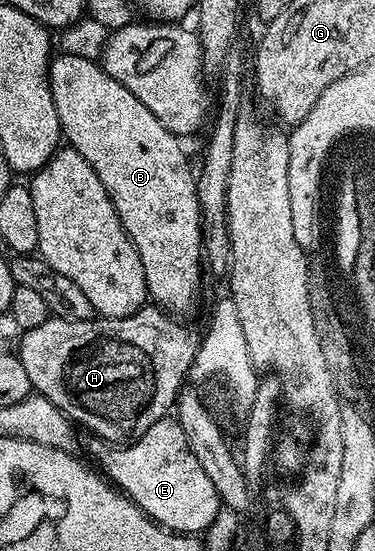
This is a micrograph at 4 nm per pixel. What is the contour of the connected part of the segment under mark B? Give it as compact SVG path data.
M74 54L53 55L48 66L48 81L54 98L54 110L58 110L58 122L63 139L78 154L82 154L82 158L86 162L90 162L94 174L98 174L98 182L102 182L102 186L106 186L106 194L110 198L110 202L114 202L114 210L118 214L130 242L138 250L138 258L142 258L142 274L146 274L146 286L151 303L163 308L169 314L184 314L180 312L190 311L200 296L200 264L202 268L206 260L206 253L204 251L204 229L200 223L200 203L196 193L197 173L188 165L188 156L184 153L183 146L180 145L183 144L181 137L166 130L166 126L162 126L162 122L158 122L158 118L150 110L146 110L146 106L142 106L142 102L138 102L138 98L134 98L134 94L130 94L130 90L126 90L126 86L122 86L122 82L114 82L114 78L110 78L110 74L106 74L96 60L78 58Z

